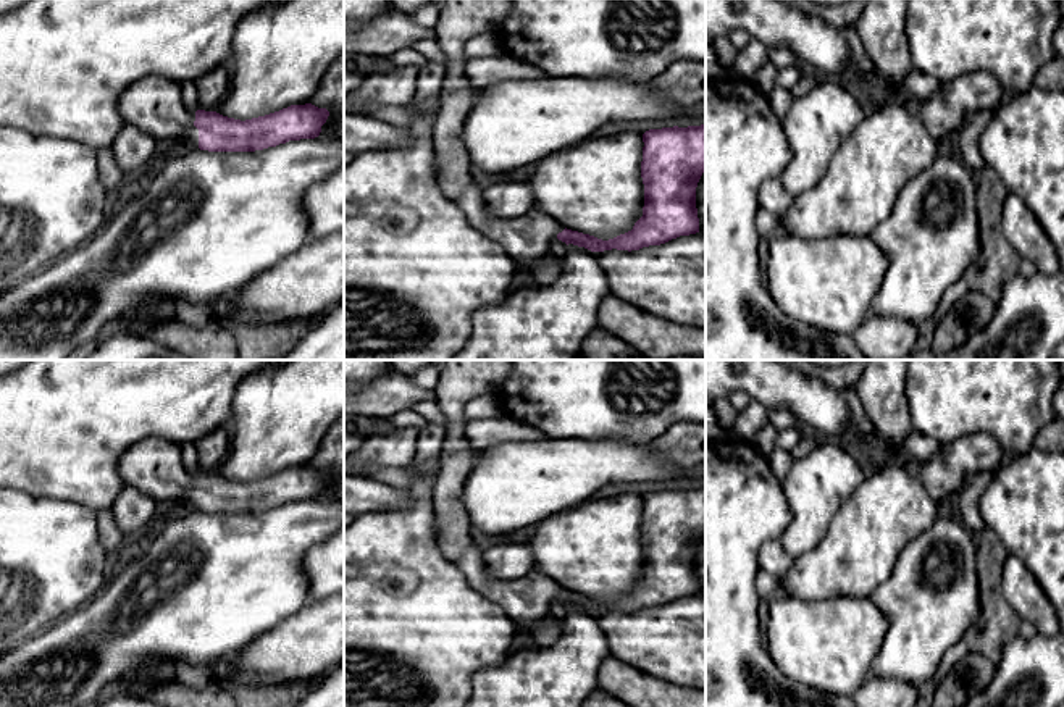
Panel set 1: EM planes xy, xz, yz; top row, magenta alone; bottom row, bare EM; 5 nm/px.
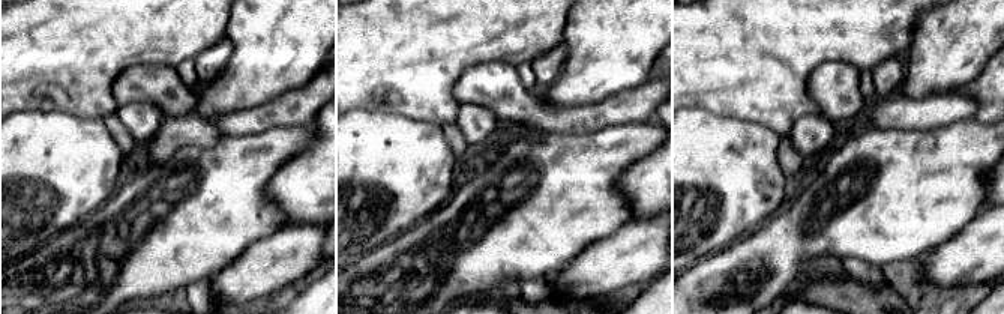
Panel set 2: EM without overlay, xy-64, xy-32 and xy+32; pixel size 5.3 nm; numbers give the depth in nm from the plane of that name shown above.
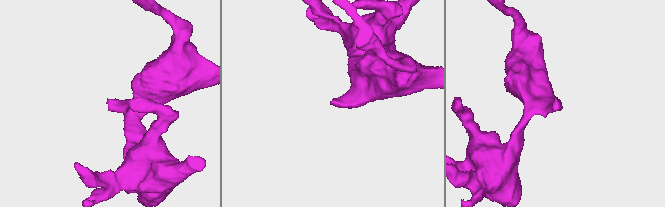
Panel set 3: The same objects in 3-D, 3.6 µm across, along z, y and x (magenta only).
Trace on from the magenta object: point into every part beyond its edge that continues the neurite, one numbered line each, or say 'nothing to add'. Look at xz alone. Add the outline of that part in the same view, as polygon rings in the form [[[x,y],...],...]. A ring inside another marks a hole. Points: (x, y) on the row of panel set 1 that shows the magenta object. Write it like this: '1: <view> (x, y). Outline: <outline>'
1: xz (527, 239). Outline: [[[473,178],[455,203],[468,223],[501,244],[517,268],[533,271],[549,258],[549,247],[565,228],[536,208],[517,218],[496,218],[486,210],[484,189]]]

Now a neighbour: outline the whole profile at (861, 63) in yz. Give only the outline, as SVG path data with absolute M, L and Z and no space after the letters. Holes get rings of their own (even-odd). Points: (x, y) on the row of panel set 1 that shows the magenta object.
M848 24L844 31L844 37L848 39L852 52L852 69L857 74L877 76L877 68L865 53L862 42L856 32L856 27Z

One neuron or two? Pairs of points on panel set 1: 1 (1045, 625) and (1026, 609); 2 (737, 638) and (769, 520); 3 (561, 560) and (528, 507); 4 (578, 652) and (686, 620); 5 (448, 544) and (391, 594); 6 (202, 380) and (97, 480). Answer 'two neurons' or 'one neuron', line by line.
1: one neuron
2: one neuron
3: two neurons
4: two neurons
5: two neurons
6: one neuron

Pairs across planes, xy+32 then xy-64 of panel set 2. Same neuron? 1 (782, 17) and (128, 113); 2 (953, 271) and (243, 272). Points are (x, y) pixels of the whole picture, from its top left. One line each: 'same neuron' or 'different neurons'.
1: different neurons
2: same neuron

